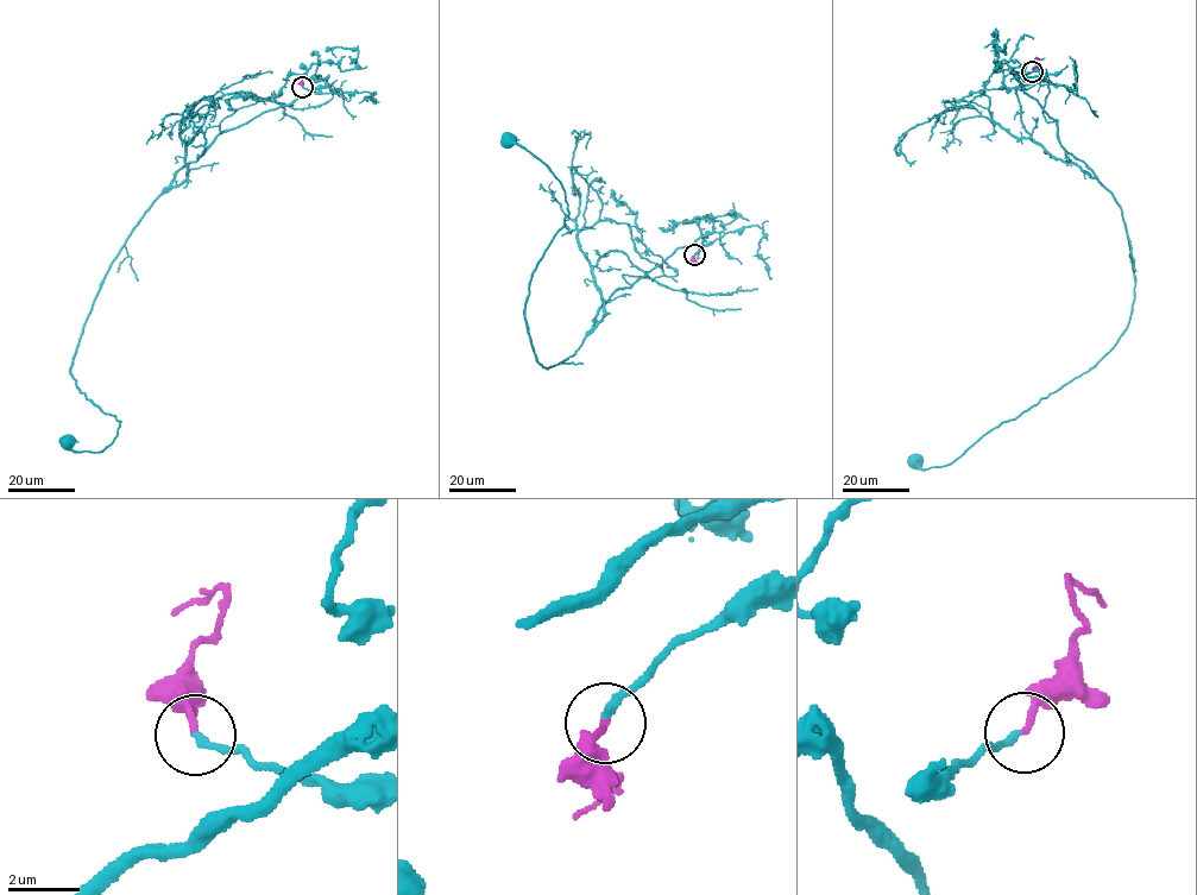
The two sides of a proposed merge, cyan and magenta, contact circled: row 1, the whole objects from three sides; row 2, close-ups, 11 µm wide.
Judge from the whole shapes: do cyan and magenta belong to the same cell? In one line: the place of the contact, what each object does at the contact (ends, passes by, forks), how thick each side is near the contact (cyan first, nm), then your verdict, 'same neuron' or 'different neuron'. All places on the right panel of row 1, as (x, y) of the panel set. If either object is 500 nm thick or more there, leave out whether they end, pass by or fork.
(1032, 71) | cyan ends | magenta ends | 220/200 nm | same neuron

